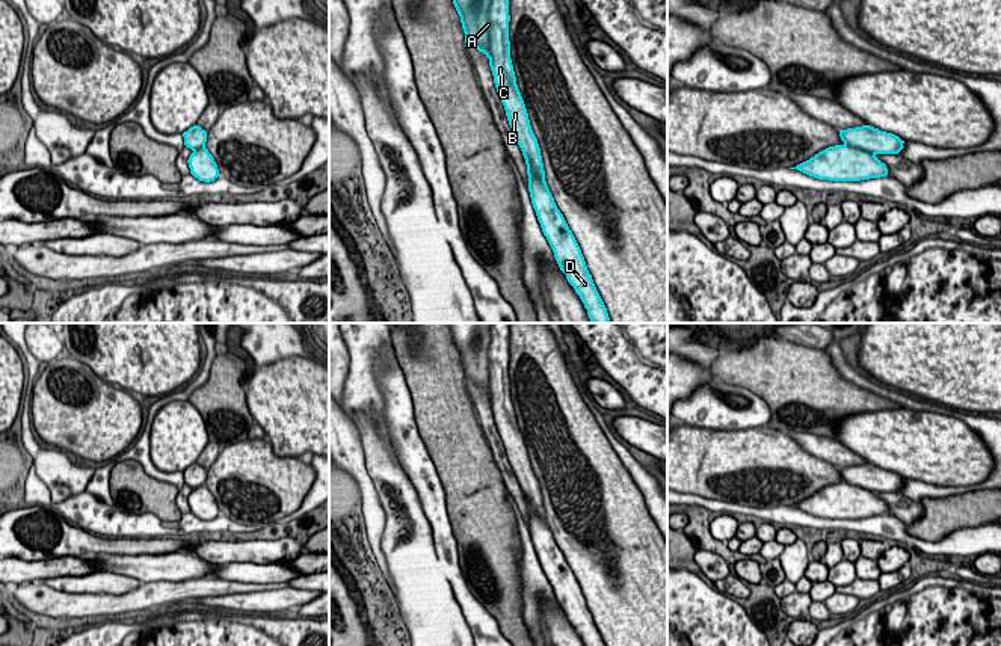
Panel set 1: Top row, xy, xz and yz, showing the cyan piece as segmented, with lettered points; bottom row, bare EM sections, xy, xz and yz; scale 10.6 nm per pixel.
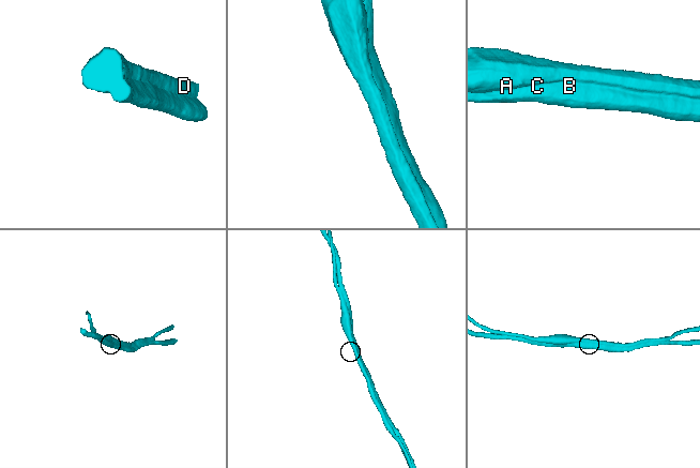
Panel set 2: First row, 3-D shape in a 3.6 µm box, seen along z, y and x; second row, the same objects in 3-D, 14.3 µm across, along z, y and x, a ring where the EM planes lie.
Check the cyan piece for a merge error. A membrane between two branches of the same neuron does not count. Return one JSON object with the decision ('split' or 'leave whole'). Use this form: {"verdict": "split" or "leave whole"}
{"verdict": "split"}

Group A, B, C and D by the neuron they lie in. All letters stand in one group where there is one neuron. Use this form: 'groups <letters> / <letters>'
groups A D / B C

